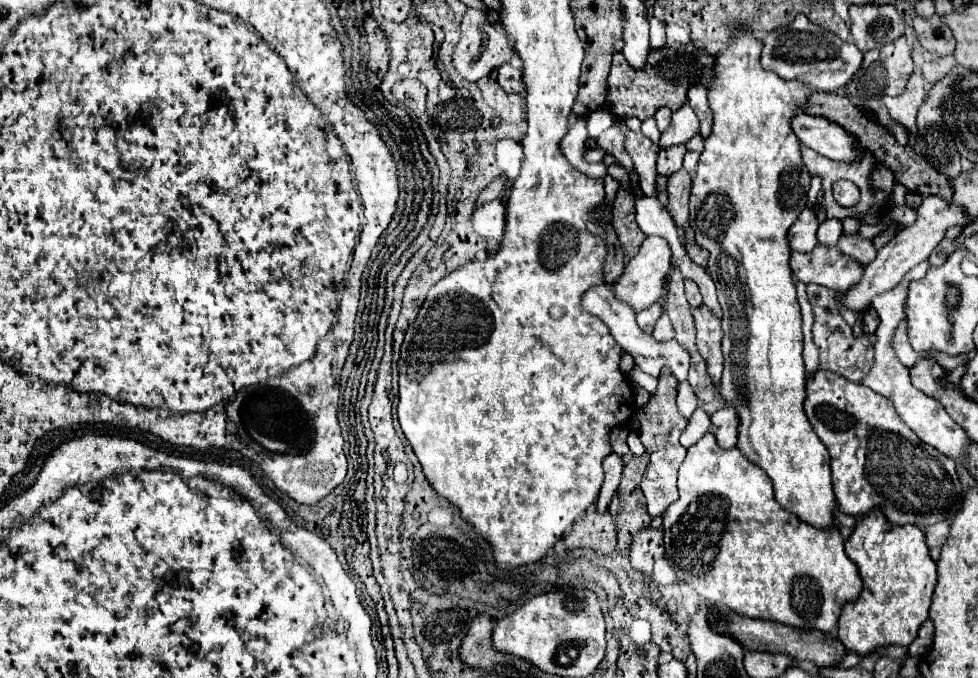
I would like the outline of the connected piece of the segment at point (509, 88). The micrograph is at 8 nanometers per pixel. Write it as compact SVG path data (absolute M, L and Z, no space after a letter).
M504 64L504 66L498 70L498 84L500 84L506 92L524 94L522 68L514 68L512 64Z

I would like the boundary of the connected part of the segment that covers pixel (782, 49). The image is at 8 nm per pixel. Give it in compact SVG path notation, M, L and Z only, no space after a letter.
M798 14L792 24L772 30L766 38L762 38L762 66L766 70L776 72L784 80L800 80L810 84L818 92L836 92L838 88L846 86L852 76L860 70L864 54L850 42L840 40L826 28L810 22L806 14Z

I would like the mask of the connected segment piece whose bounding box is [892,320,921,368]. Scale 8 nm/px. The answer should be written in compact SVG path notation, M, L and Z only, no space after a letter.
M902 320L896 326L896 338L892 338L892 348L894 348L896 356L902 360L902 364L906 364L908 368L921 358L921 354L914 352L912 346L908 344L908 324L906 324L906 320Z

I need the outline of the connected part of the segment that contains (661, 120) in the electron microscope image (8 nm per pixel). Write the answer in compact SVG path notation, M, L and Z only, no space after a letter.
M660 108L660 110L654 114L654 118L658 120L658 130L664 132L664 130L670 128L670 122L672 122L672 110L670 110L670 108Z

